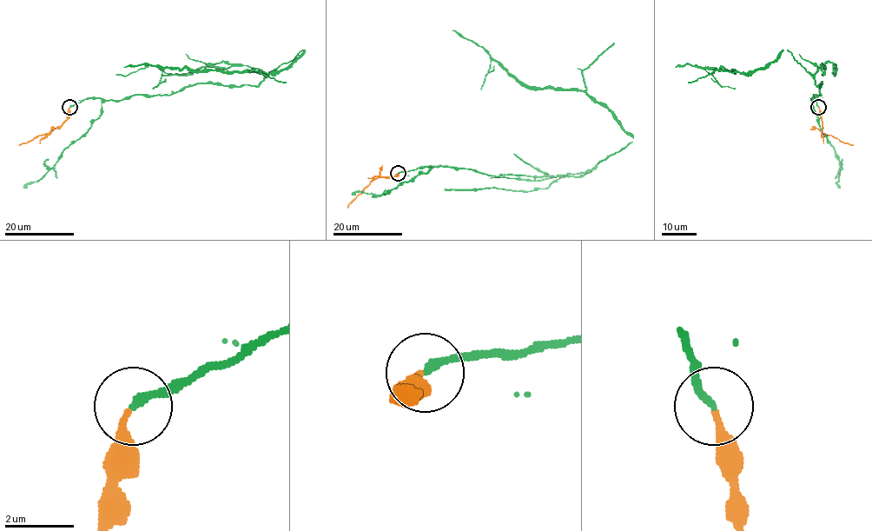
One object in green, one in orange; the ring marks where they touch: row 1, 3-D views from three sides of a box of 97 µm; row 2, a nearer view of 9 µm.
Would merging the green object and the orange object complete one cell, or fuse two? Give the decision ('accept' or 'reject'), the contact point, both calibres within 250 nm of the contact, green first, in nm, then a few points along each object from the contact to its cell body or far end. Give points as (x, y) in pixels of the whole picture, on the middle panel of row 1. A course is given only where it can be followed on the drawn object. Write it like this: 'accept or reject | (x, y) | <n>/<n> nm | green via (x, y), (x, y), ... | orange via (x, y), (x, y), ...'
reject | (398, 173) | 220/240 nm | green via (399, 173), (448, 166), (559, 176), (592, 169), (632, 142), (584, 91), (519, 84), (452, 30) | orange via (398, 173), (394, 176), (378, 176), (348, 208)

